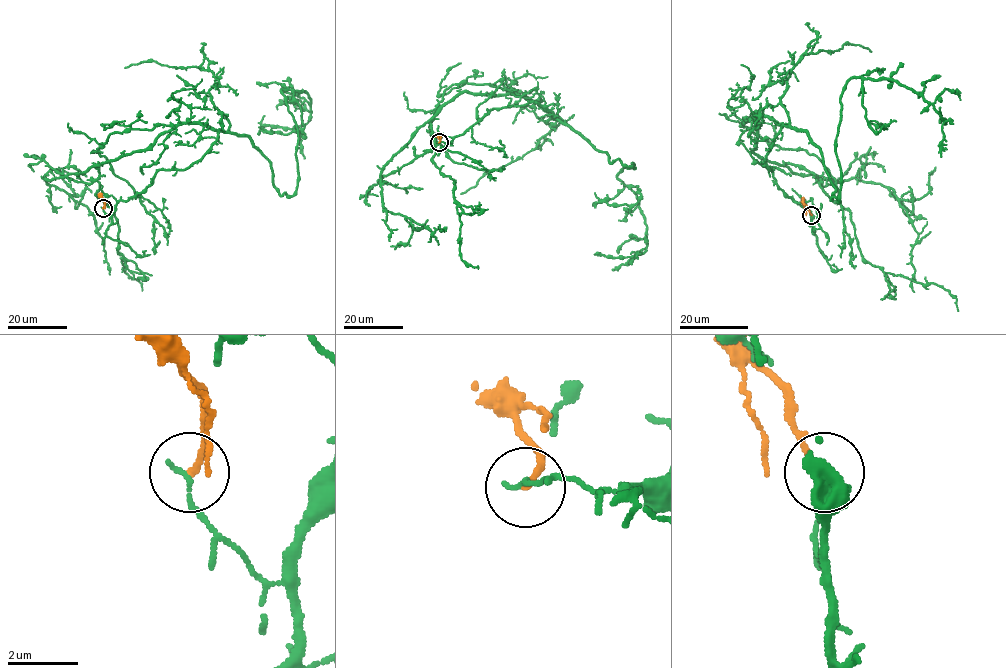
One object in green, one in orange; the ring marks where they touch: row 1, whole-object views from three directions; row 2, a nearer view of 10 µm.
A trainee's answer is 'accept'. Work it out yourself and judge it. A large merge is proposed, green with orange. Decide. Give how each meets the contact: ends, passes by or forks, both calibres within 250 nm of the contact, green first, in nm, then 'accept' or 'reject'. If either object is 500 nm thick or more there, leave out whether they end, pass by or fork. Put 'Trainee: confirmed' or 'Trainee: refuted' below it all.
green ends there; orange ends there; 130 nm thick on the green side, 180 nm on the other; reject
Trainee: refuted

